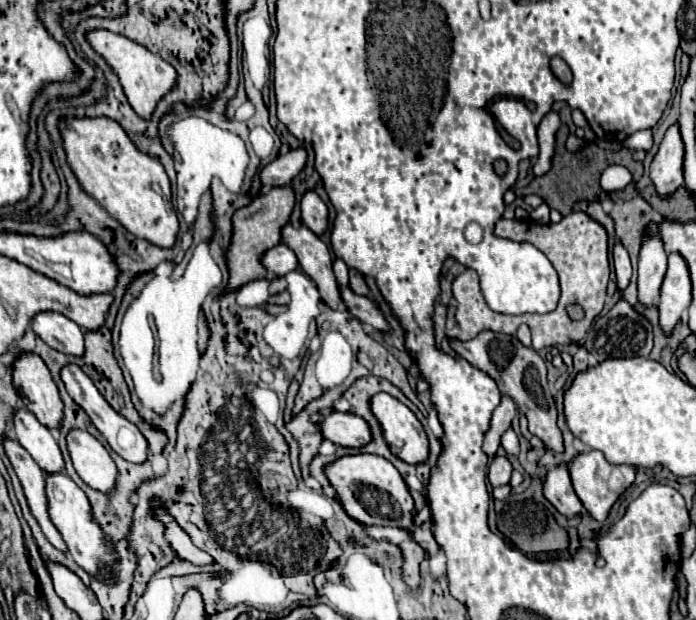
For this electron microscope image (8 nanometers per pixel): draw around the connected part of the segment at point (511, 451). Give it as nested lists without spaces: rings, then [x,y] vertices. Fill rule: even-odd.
[[[510,429],[510,431],[506,431],[504,435],[502,435],[502,447],[504,447],[504,451],[506,451],[506,455],[508,457],[512,457],[512,455],[518,455],[520,453],[520,447],[518,447],[518,437],[516,437],[516,433]]]

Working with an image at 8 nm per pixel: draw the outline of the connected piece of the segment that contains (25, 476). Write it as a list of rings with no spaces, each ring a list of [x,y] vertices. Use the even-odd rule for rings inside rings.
[[[4,437],[4,451],[22,483],[28,507],[32,511],[32,515],[36,517],[36,521],[40,523],[46,539],[60,551],[66,551],[66,545],[60,537],[60,533],[56,531],[56,527],[50,523],[50,517],[46,513],[46,493],[44,493],[44,471],[36,465],[36,461],[32,461],[30,453],[12,437]]]

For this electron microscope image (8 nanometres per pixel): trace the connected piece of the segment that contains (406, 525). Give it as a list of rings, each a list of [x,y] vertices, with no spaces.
[[[372,453],[342,455],[342,457],[334,459],[332,463],[328,463],[324,473],[326,473],[330,485],[334,487],[338,501],[348,517],[352,517],[364,525],[408,529],[412,533],[412,539],[416,543],[420,543],[429,556],[438,552],[439,545],[435,537],[432,537],[431,529],[414,524],[414,501],[408,493],[408,487],[406,487],[402,475],[396,471],[396,467],[388,459],[384,459],[380,455],[372,455]]]

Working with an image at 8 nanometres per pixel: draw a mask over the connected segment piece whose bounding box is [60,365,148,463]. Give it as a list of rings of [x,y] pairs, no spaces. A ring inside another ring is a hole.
[[[64,365],[64,369],[60,371],[60,377],[66,385],[66,391],[70,393],[70,397],[86,411],[86,415],[92,419],[92,423],[96,425],[96,429],[106,437],[108,445],[120,455],[124,457],[126,461],[132,461],[132,463],[142,463],[146,461],[146,449],[148,449],[148,443],[146,439],[142,437],[142,433],[138,431],[136,425],[132,425],[126,417],[122,417],[120,413],[116,413],[108,403],[106,399],[100,395],[100,391],[96,389],[94,381],[78,367],[78,365]]]

